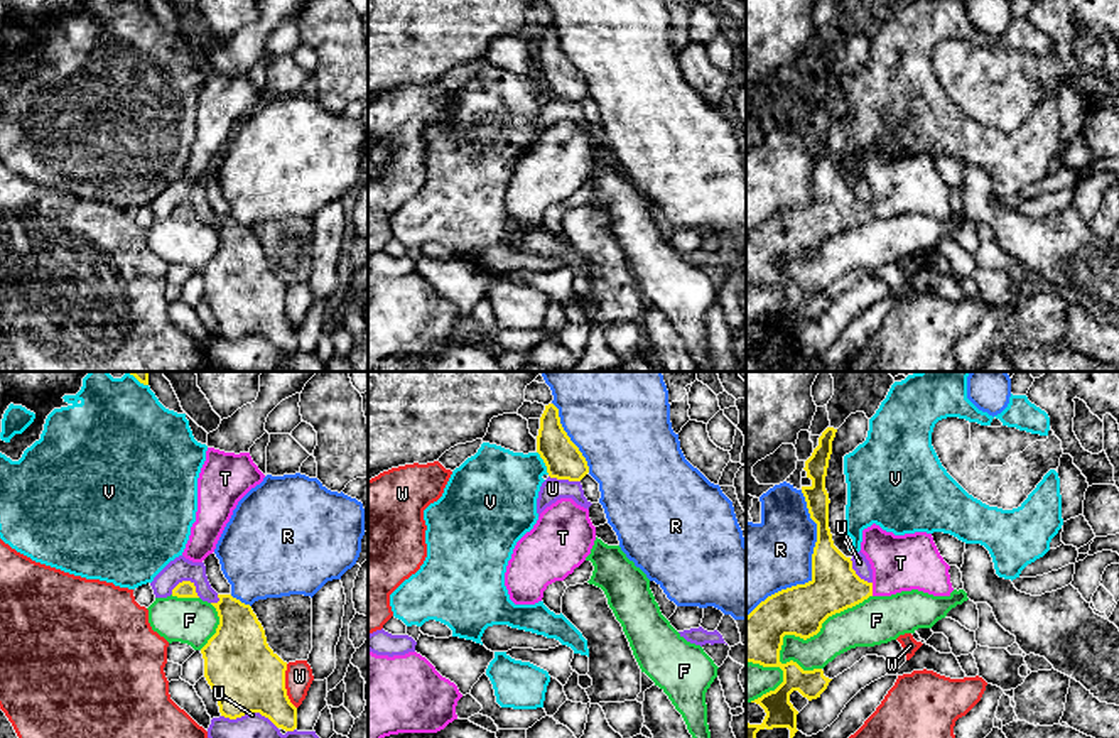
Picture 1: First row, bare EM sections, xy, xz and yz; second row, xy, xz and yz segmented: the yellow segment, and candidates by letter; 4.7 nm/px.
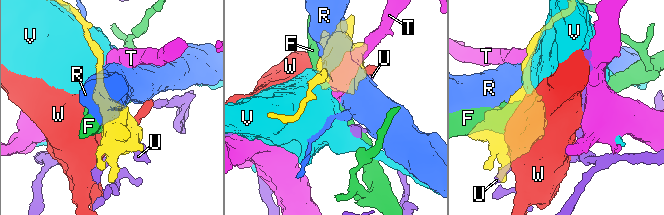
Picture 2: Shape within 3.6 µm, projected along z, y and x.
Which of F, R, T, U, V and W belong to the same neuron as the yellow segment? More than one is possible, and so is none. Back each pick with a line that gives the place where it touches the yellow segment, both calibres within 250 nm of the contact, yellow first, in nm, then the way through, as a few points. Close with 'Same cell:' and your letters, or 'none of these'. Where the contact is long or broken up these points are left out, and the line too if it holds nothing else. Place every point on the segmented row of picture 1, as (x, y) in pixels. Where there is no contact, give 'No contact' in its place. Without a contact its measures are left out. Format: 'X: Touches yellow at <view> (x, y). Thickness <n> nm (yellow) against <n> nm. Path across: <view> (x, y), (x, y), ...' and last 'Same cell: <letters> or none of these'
T: Touches yellow at yz (871, 590). Thickness 240 nm (yellow) against 280 nm. Path across: yz (834, 586), (871, 590), (900, 563)
Same cell: T

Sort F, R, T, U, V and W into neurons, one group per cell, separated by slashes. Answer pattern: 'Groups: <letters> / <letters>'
Groups: F / R / T / U / V / W

